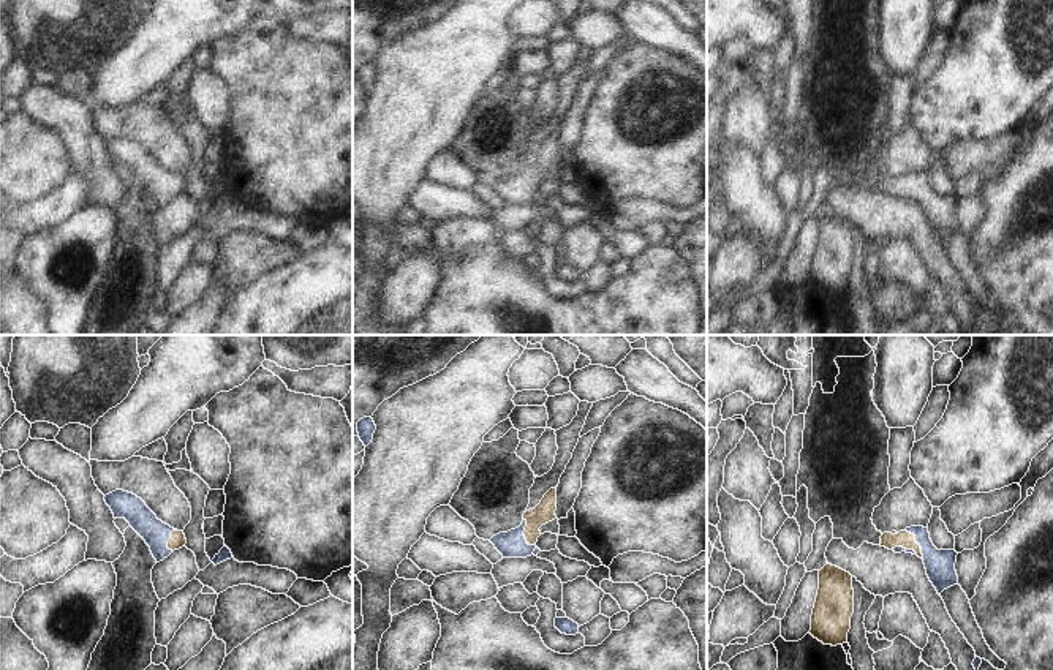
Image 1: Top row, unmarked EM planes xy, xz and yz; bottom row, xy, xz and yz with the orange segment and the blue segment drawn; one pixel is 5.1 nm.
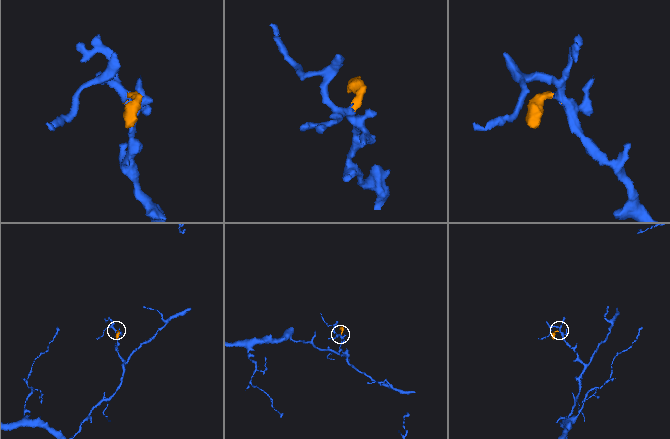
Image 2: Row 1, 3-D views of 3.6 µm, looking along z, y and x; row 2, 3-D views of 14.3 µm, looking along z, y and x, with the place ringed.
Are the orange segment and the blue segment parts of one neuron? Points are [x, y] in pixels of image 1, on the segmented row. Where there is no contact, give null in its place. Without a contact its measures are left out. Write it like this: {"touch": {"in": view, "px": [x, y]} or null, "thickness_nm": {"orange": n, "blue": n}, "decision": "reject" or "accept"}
{"touch": {"in": "xz", "px": [524, 534]}, "thickness_nm": {"orange": 110, "blue": 140}, "decision": "accept"}

